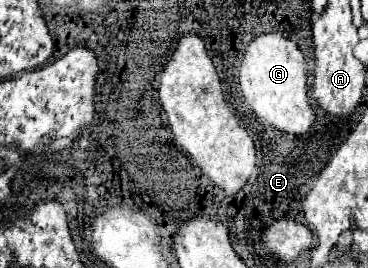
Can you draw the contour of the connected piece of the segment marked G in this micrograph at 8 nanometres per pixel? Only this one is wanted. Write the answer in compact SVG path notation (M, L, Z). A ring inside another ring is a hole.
M276 34L254 38L254 42L246 46L238 84L250 112L264 118L264 122L272 128L302 136L314 126L316 112L308 98L308 62L304 50L296 42ZM254 82L258 82L258 86L254 86Z

